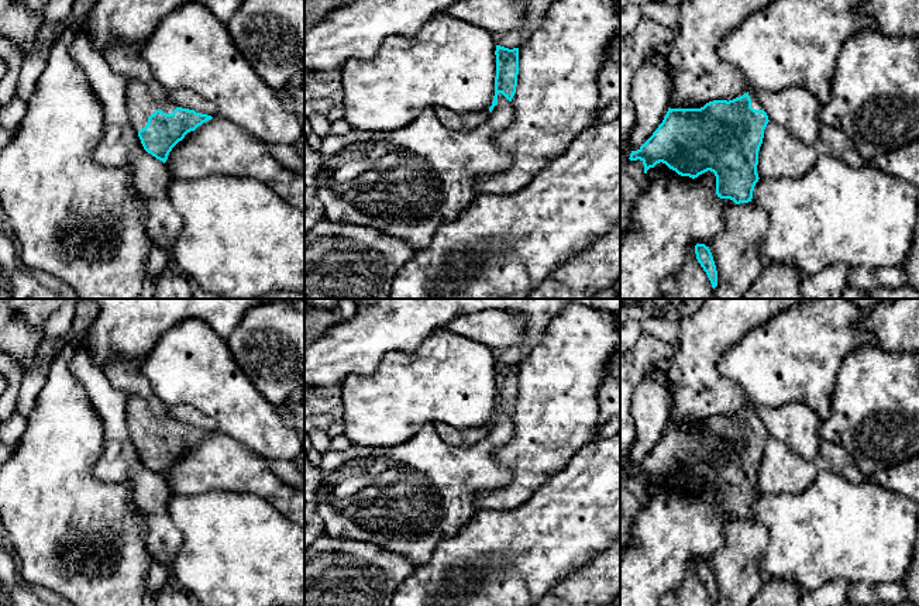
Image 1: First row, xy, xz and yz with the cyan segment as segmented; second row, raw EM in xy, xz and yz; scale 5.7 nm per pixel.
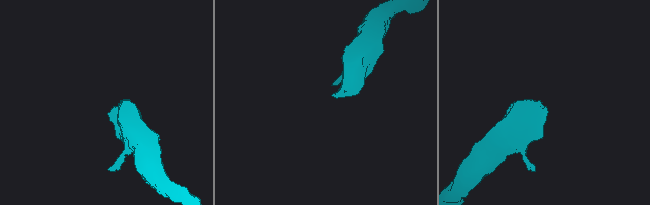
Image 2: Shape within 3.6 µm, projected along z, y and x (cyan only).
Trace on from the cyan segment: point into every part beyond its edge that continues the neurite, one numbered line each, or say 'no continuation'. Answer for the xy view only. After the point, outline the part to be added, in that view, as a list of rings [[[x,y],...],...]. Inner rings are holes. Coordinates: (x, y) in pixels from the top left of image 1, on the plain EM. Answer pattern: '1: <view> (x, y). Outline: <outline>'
1: xy (145, 410). Outline: [[[114,359],[104,373],[117,390],[128,393],[127,420],[134,445],[138,448],[156,426],[172,430],[178,423],[168,414],[168,406],[152,392],[148,379],[141,373],[140,362]]]

